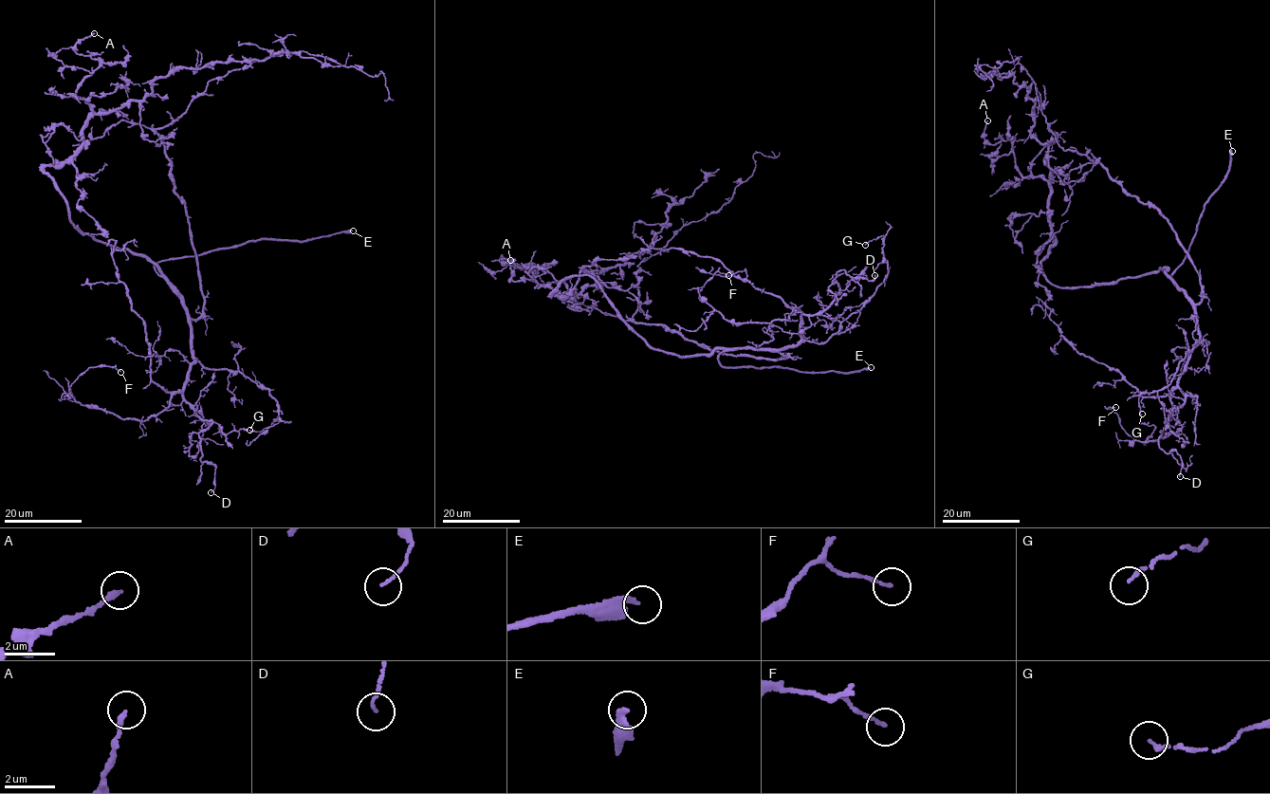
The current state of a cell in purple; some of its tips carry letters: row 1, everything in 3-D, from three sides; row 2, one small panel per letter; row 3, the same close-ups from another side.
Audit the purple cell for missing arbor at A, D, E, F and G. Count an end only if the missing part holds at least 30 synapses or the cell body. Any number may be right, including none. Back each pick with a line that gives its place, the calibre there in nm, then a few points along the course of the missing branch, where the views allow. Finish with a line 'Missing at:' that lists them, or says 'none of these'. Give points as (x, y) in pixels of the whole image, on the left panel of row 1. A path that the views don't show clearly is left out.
E: place (353, 230); calibre 220 nm; course (353, 230), (381, 226), (398, 212), (402, 214), (398, 214), (398, 217)
Missing at: E

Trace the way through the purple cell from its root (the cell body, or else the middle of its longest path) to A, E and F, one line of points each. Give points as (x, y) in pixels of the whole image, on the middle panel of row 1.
A: (726, 350), (652, 348), (598, 282), (567, 278), (552, 294), (570, 290), (561, 298), (501, 259), (510, 260)
E: (726, 350), (718, 357), (720, 364), (726, 367), (782, 367), (818, 373), (855, 372), (871, 367)
F: (726, 350), (795, 345), (803, 323), (798, 307), (787, 320), (725, 320), (698, 291), (717, 271), (728, 275)

